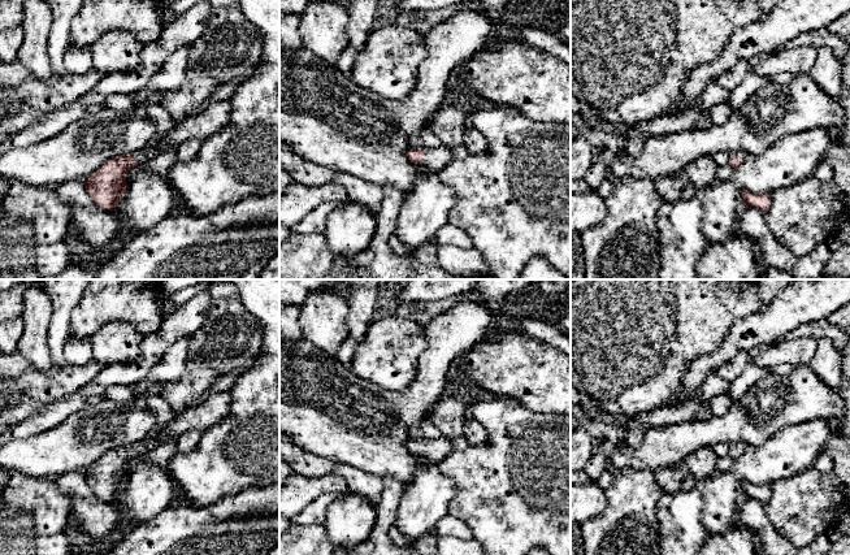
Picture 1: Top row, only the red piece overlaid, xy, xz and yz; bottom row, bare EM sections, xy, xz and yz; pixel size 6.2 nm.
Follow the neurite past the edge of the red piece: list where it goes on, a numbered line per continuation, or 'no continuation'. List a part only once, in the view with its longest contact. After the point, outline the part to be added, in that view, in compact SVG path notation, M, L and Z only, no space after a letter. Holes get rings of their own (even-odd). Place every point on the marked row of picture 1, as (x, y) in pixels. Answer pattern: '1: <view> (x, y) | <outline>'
1: xz (436, 159) | M443 144L438 148L431 148L428 146L422 146L421 148L425 149L422 165L428 166L429 169L439 172L455 160L450 148Z

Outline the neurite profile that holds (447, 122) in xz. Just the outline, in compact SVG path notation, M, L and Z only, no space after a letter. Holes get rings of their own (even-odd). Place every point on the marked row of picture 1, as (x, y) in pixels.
M443 105L430 117L426 130L437 135L446 147L464 146L465 129L463 123L468 116L467 107Z

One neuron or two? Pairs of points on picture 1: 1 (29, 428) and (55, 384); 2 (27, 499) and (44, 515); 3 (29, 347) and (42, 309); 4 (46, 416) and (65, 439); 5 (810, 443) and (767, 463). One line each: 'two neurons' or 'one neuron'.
1: two neurons
2: one neuron
3: one neuron
4: two neurons
5: one neuron

